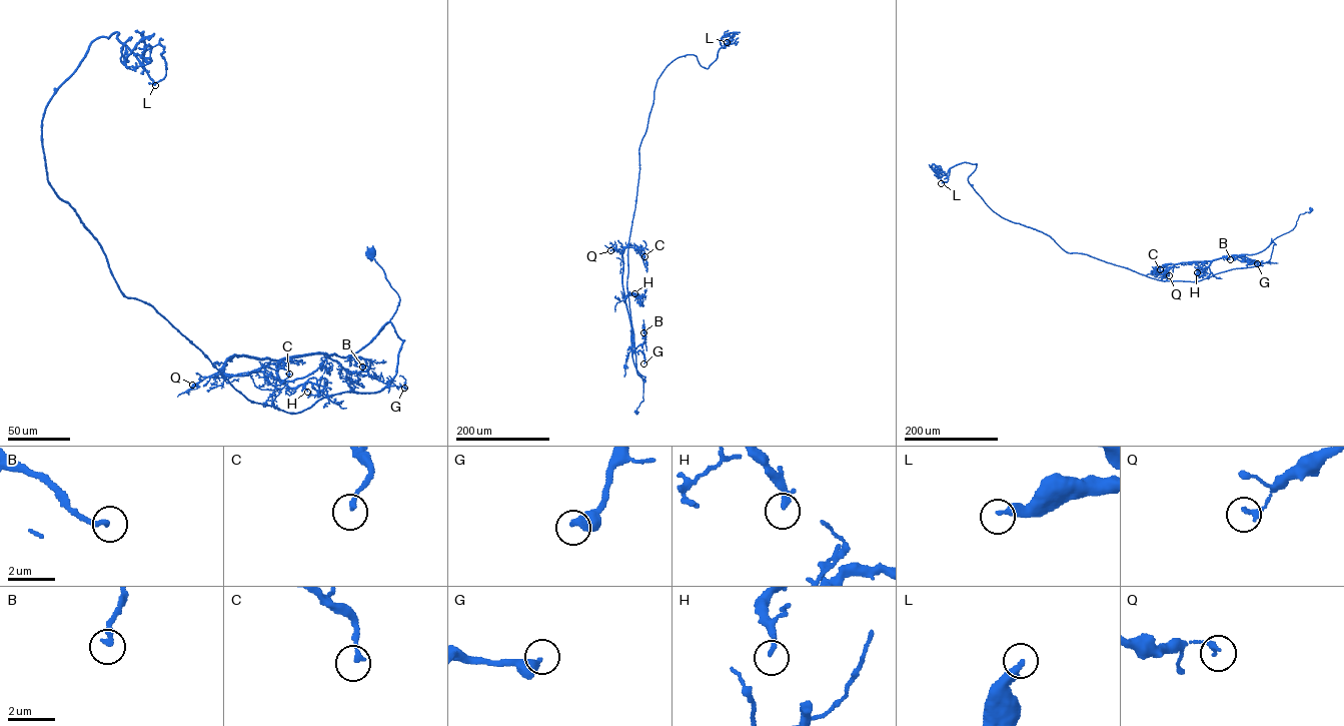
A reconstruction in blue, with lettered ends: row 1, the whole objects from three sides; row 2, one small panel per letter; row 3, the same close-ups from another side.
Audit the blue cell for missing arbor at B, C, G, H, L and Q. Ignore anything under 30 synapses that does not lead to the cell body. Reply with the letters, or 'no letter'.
L

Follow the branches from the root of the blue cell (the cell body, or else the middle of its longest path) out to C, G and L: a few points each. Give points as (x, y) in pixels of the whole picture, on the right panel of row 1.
C: (1311, 209), (1299, 214), (1292, 230), (1276, 237), (1258, 252), (1184, 262), (1156, 271), (1161, 266), (1160, 269)
G: (1311, 209), (1299, 214), (1292, 230), (1276, 237), (1262, 250), (1236, 254), (1252, 259), (1248, 264), (1257, 263)
L: (1311, 209), (1271, 238), (1267, 261), (1162, 280), (1000, 216), (969, 183), (976, 163), (941, 183)

